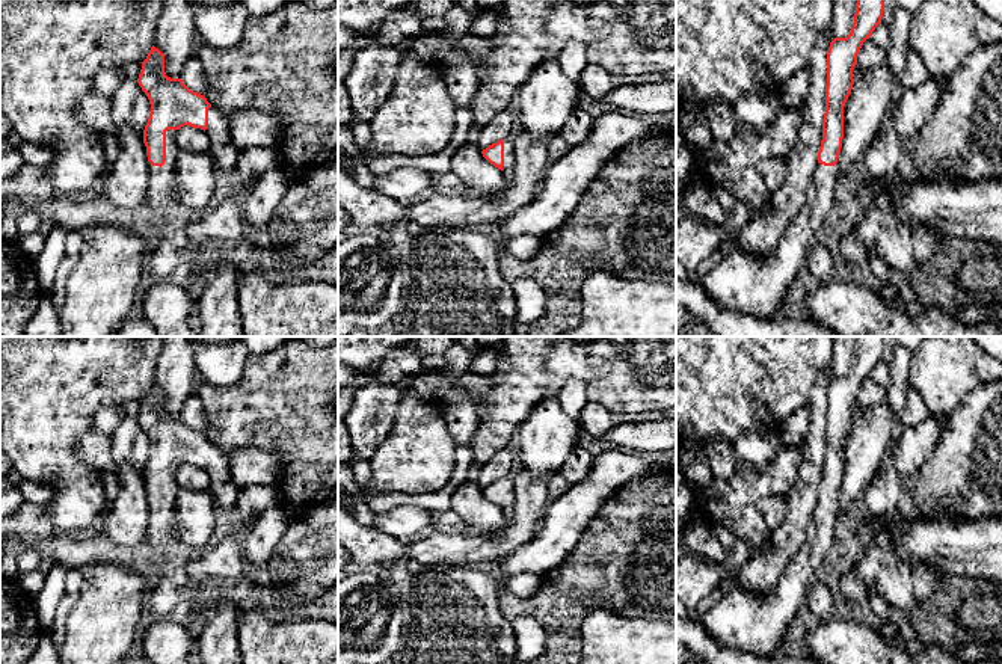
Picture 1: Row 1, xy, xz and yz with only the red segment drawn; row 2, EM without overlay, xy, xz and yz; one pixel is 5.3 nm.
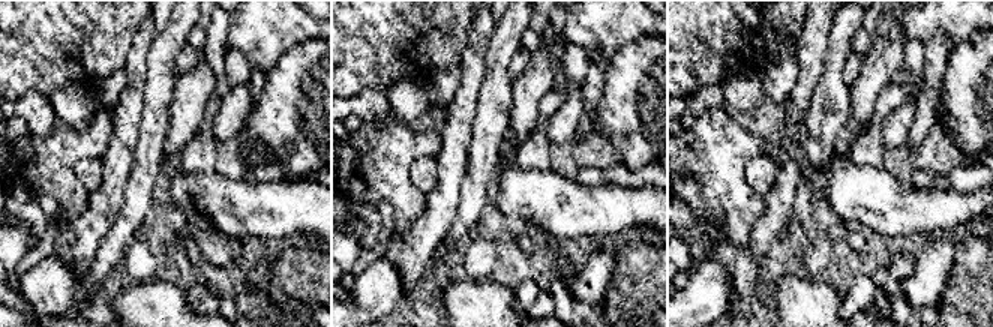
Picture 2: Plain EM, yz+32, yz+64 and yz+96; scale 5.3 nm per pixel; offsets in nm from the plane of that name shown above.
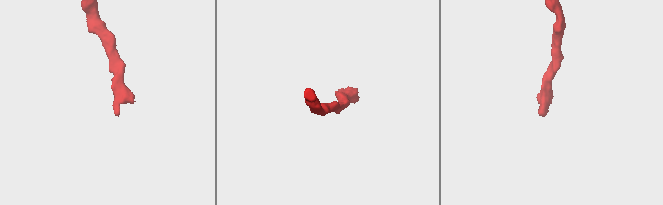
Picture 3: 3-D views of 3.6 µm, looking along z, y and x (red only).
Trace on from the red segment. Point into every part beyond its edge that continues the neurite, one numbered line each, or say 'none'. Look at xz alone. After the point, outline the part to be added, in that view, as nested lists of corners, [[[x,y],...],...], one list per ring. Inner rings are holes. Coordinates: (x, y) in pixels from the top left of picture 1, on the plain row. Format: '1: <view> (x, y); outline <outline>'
1: xz (509, 482); outline [[[513,474],[504,477],[504,510],[509,513],[515,506],[515,478]]]

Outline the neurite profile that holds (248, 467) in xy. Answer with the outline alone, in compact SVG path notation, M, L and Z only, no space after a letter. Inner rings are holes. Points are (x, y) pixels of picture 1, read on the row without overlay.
M234 448L228 451L232 484L241 487L275 487L281 478L281 457L260 448Z

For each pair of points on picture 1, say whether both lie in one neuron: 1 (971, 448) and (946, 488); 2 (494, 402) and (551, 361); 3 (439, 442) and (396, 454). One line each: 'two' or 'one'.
1: one
2: one
3: one

